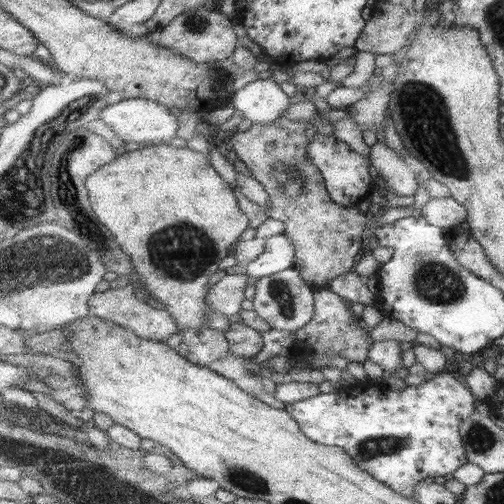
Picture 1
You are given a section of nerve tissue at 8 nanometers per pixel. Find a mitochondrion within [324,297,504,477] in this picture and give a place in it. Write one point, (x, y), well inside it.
(374, 446)

